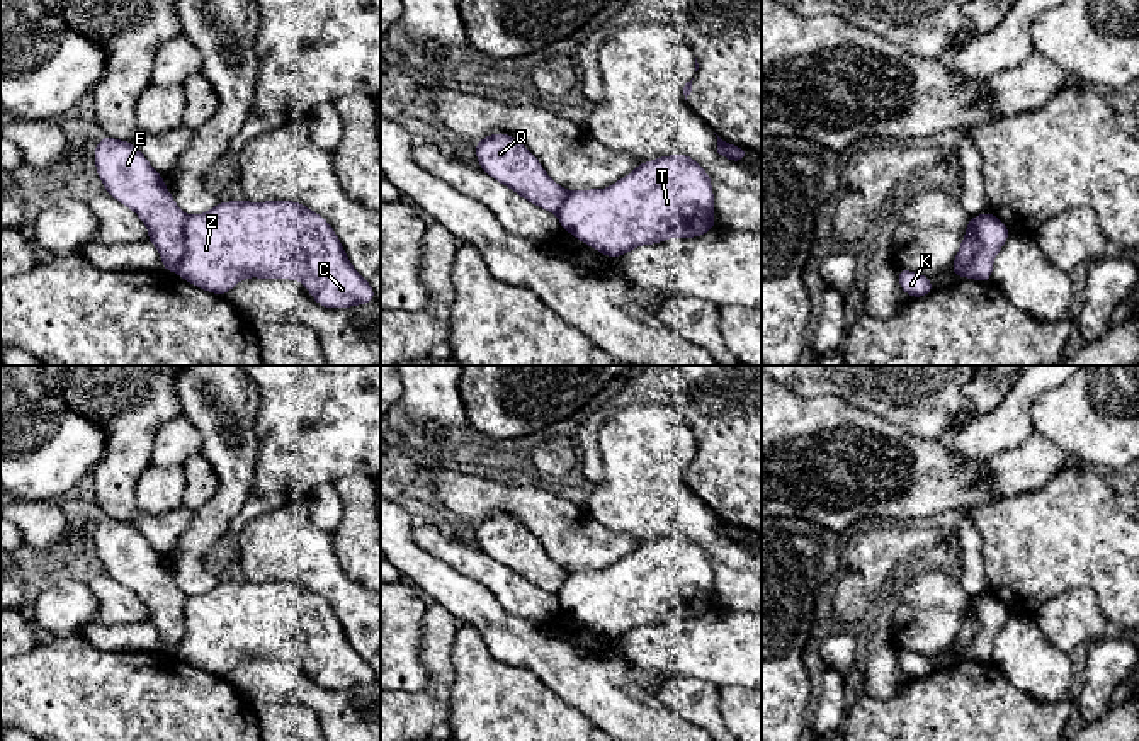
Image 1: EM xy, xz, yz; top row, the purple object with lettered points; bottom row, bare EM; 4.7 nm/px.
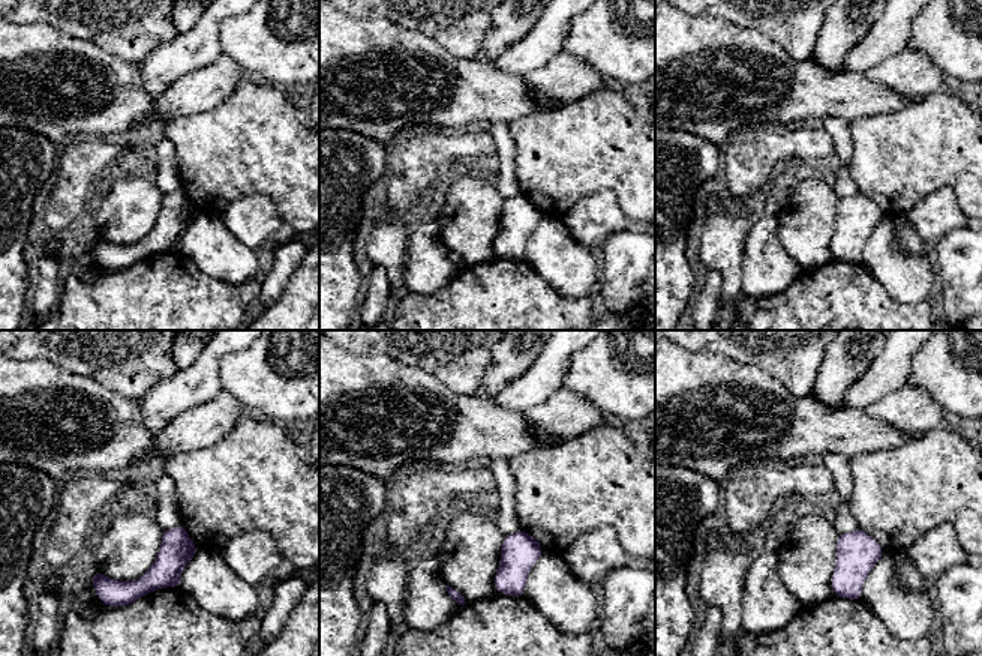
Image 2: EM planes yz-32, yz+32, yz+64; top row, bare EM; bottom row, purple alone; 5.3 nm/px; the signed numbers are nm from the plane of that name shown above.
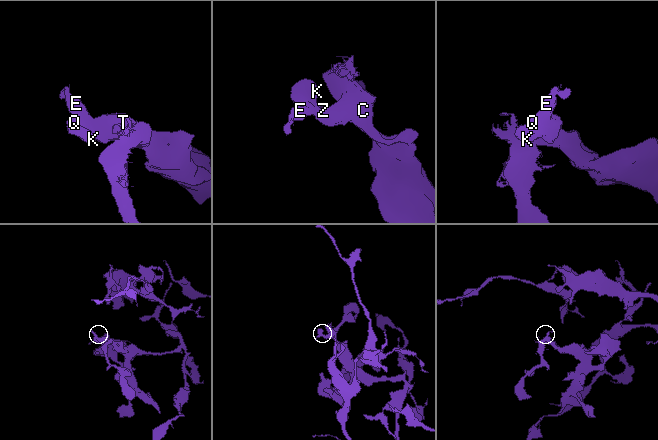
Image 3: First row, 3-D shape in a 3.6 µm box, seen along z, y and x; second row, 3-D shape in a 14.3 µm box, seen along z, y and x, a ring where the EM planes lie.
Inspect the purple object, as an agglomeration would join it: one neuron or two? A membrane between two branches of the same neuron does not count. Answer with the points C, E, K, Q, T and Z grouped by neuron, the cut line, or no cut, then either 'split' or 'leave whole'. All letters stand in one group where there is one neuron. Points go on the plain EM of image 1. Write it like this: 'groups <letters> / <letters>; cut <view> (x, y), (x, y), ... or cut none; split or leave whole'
groups C T Z / E K Q; cut yz (986, 593), (976, 604), (976, 638), (961, 656); split

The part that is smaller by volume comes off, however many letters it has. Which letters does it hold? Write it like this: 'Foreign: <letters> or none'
Foreign: E, K, Q

